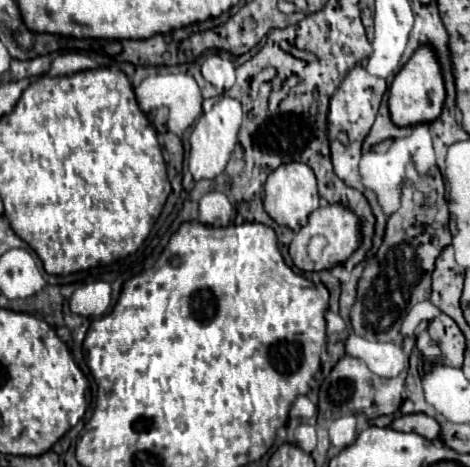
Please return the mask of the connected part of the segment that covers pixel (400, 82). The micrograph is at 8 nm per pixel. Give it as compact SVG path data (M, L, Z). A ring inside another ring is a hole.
M422 44L390 84L388 106L392 120L396 126L416 126L422 122L432 122L434 116L442 112L444 100L446 100L446 88L444 88L444 76L438 56L430 44Z

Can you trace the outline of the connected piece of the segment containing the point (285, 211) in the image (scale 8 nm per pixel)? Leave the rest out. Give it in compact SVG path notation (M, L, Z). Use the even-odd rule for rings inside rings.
M290 162L278 166L266 180L264 184L264 210L270 214L272 220L276 220L282 226L292 228L294 232L306 224L308 216L318 208L318 186L316 186L316 176L310 166L302 162Z

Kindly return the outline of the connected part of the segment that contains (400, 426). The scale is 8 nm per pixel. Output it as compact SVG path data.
M402 414L390 424L398 432L416 432L426 440L436 440L440 436L440 424L426 414Z

